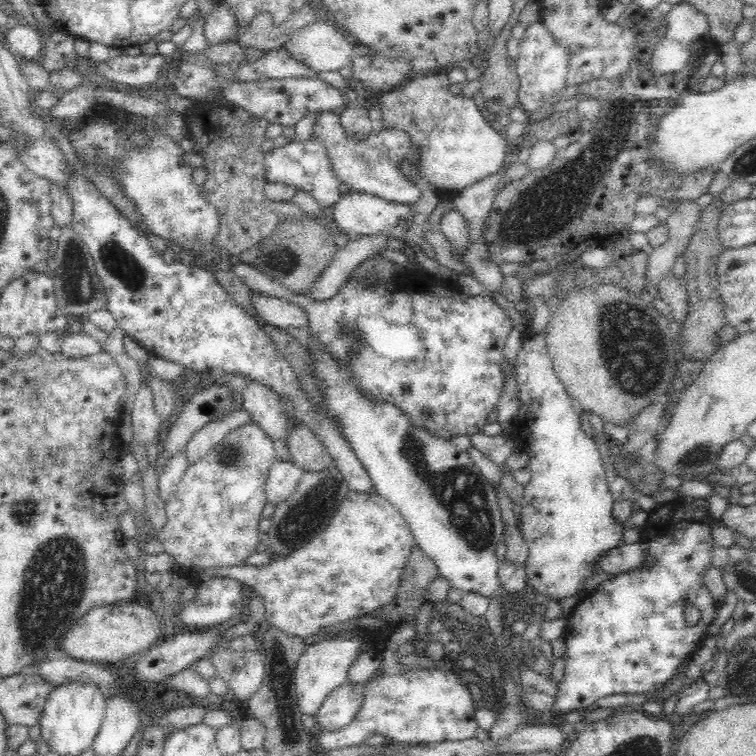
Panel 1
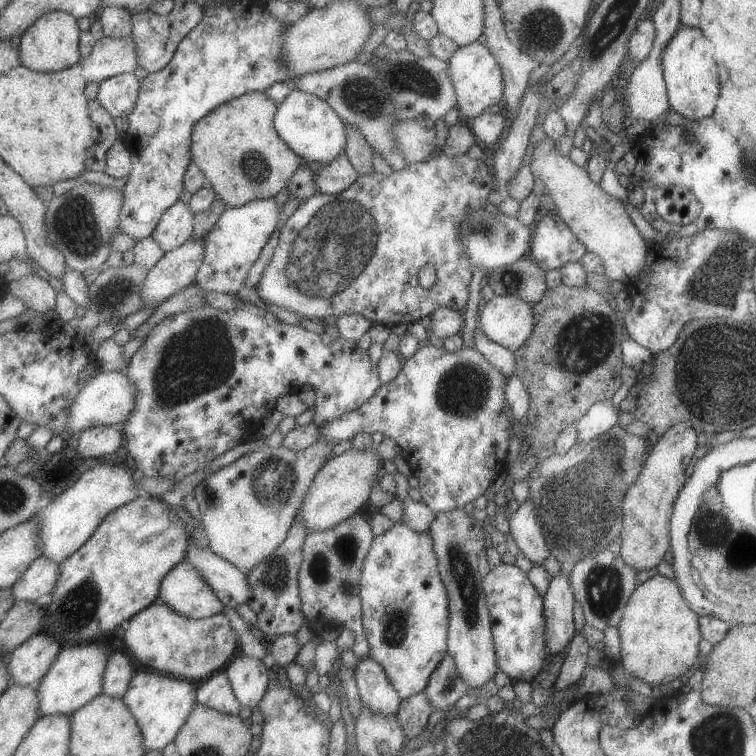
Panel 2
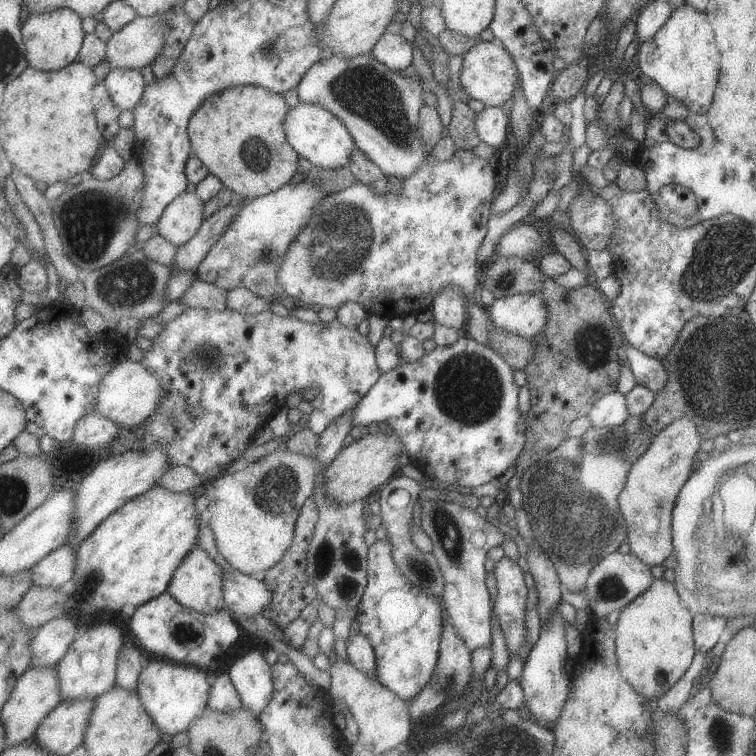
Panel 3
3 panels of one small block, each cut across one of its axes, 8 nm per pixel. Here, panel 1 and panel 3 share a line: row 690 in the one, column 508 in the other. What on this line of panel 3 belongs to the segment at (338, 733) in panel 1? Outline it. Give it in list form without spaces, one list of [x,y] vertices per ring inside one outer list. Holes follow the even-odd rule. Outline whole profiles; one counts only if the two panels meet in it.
[[[462,332],[462,335],[451,346],[436,346],[431,352],[423,354],[415,362],[400,363],[393,370],[381,373],[377,382],[371,386],[371,389],[361,398],[358,407],[355,408],[353,426],[363,426],[363,428],[366,428],[369,424],[373,424],[373,422],[375,424],[385,422],[391,428],[390,431],[397,434],[397,438],[403,444],[403,450],[407,454],[410,463],[423,475],[425,474],[429,480],[436,478],[439,482],[443,482],[446,485],[458,484],[465,488],[481,486],[481,484],[489,482],[491,478],[498,478],[505,470],[513,466],[526,442],[524,436],[526,430],[525,416],[517,409],[517,394],[520,388],[515,386],[515,382],[513,382],[513,372],[501,356],[498,356],[487,346],[481,346],[475,340],[467,338]]]

